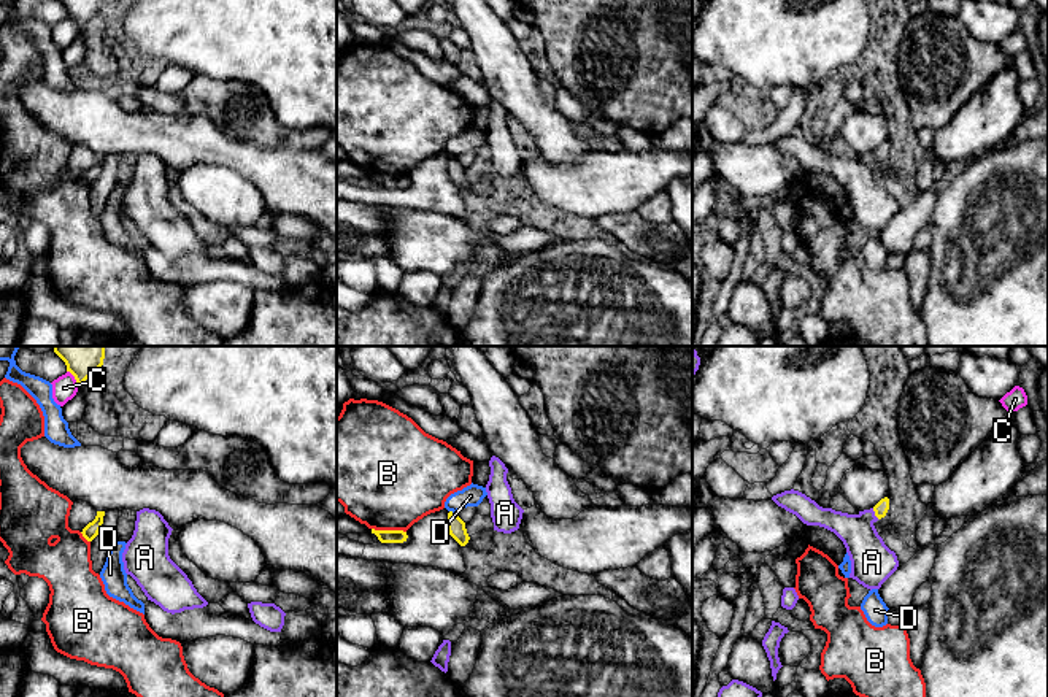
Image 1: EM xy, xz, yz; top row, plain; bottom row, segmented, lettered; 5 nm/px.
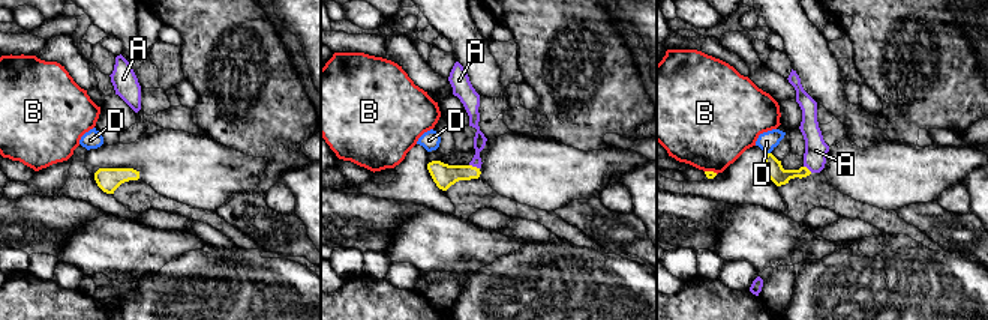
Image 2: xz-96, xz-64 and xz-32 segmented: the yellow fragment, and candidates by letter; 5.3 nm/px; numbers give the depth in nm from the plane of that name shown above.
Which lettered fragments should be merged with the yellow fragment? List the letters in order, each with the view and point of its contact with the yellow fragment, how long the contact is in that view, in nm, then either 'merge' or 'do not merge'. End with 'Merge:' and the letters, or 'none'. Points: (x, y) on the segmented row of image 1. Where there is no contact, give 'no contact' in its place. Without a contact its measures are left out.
A: yz (875, 513) | 70 nm | merge
B: xz (389, 531) | 180 nm | do not merge
C: xy (75, 378) | 110 nm | do not merge
D: xz (451, 512) | 40 nm | do not merge
Merge: A

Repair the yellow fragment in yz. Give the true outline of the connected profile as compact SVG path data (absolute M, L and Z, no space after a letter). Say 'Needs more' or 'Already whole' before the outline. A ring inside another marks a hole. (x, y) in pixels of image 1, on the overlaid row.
Needs more. M784 491L772 500L796 514L807 526L819 526L834 532L845 545L851 560L850 578L867 589L880 589L897 570L899 560L875 529L875 522L886 516L889 499L881 499L873 508L848 514L823 508L799 491Z

